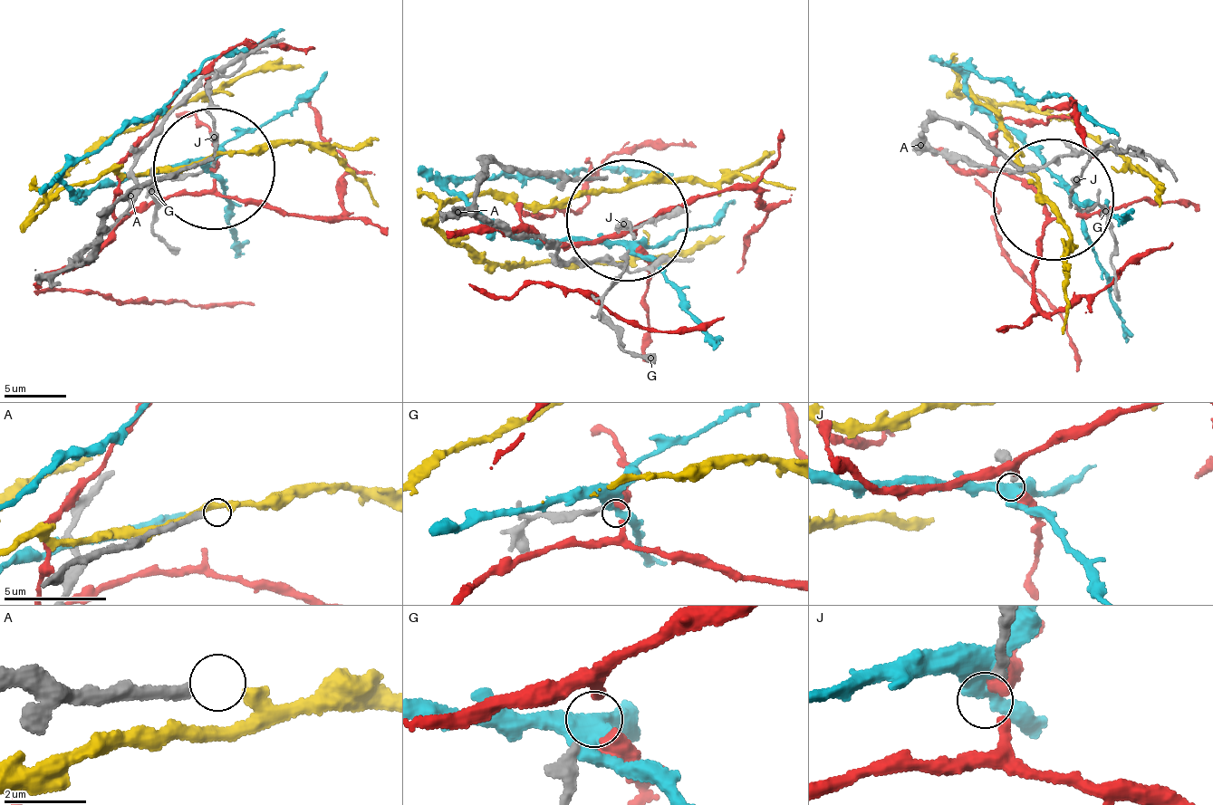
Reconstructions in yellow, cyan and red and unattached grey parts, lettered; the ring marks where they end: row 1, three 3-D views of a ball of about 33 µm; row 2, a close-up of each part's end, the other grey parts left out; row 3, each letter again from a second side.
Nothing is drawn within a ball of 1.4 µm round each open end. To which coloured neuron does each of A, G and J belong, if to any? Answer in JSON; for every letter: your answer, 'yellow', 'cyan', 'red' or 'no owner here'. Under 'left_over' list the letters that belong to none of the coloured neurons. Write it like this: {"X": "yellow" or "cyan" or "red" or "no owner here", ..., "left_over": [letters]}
{"A": "no owner here", "G": "no owner here", "J": "no owner here", "left_over": ["A", "G", "J"]}

